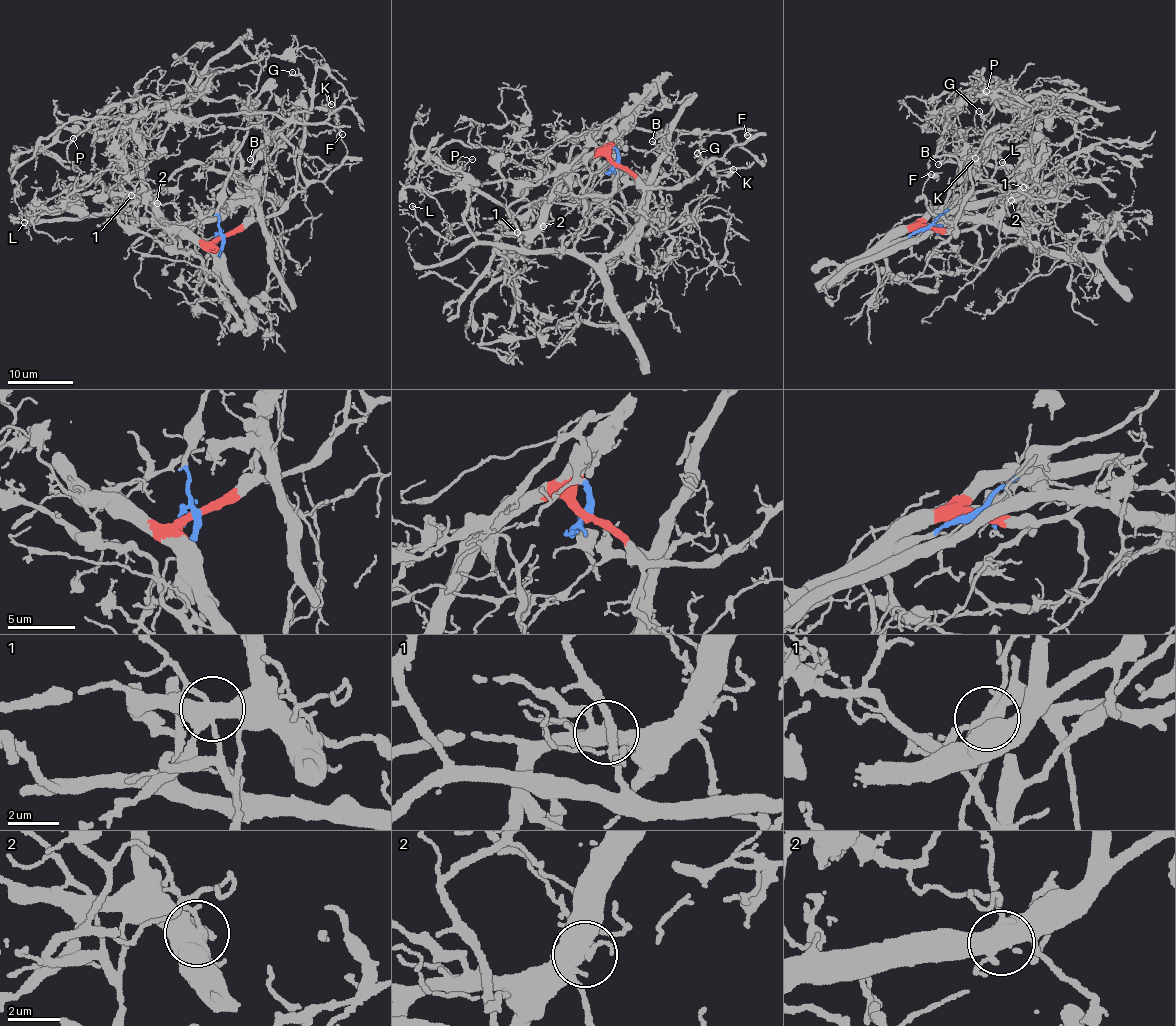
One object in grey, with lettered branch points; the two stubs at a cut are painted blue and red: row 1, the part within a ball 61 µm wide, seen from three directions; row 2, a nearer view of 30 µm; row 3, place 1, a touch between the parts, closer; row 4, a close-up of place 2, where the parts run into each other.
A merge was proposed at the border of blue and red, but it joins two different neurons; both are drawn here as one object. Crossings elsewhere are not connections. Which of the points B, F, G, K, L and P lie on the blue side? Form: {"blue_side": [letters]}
{"blue_side": []}

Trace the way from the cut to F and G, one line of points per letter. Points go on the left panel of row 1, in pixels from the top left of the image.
F: (222, 236), (238, 232), (254, 219), (271, 217), (296, 193), (322, 181), (341, 164), (347, 149), (341, 133)
G: (222, 236), (238, 232), (254, 219), (271, 217), (306, 186), (300, 169), (300, 151), (311, 94), (292, 72)

